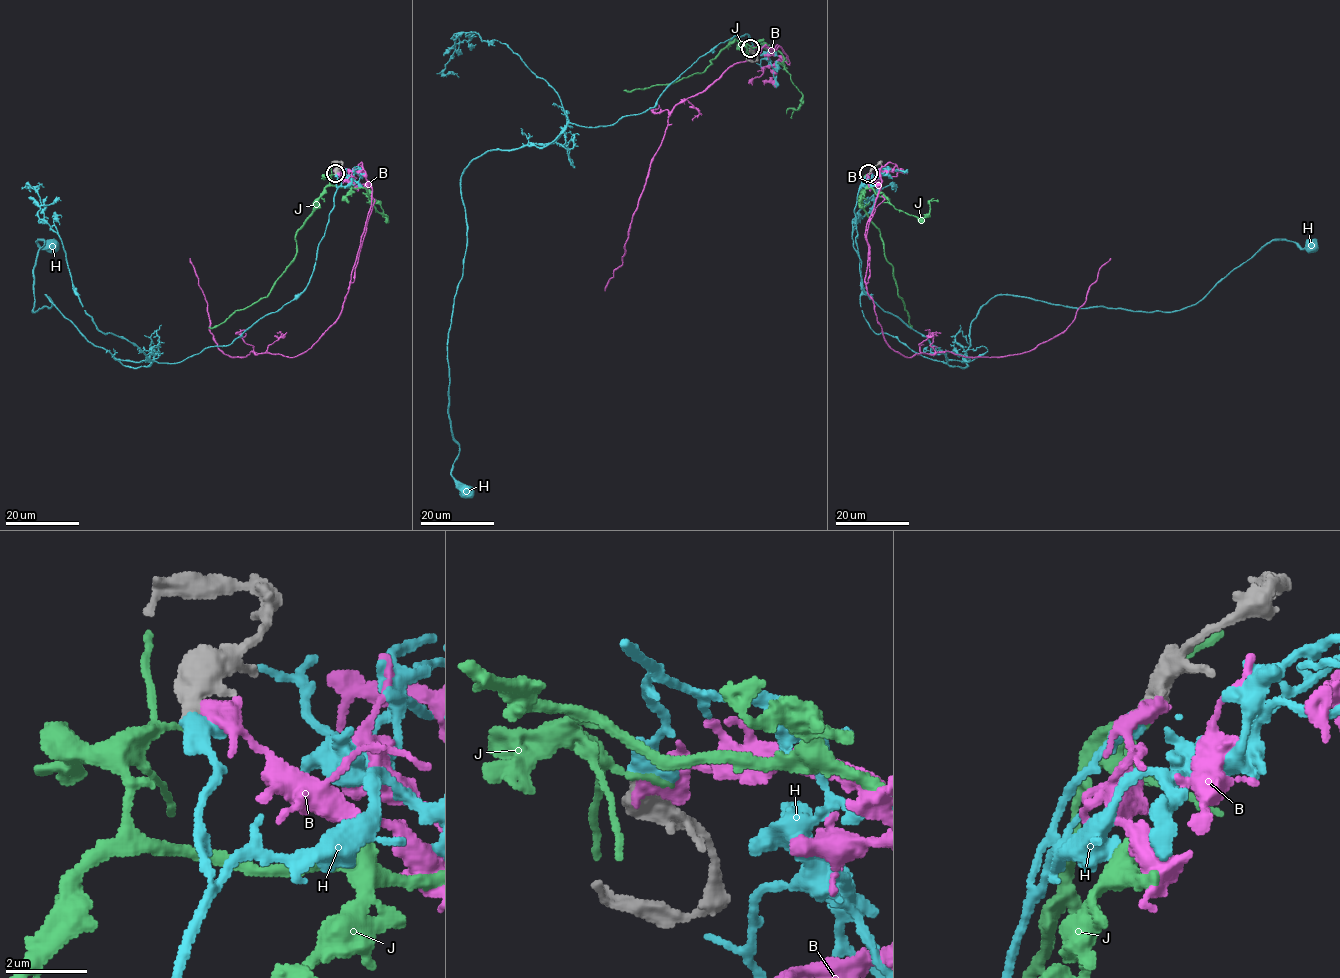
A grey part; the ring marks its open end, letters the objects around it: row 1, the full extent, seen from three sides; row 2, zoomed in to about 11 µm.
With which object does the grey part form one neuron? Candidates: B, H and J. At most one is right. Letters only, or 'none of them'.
H

